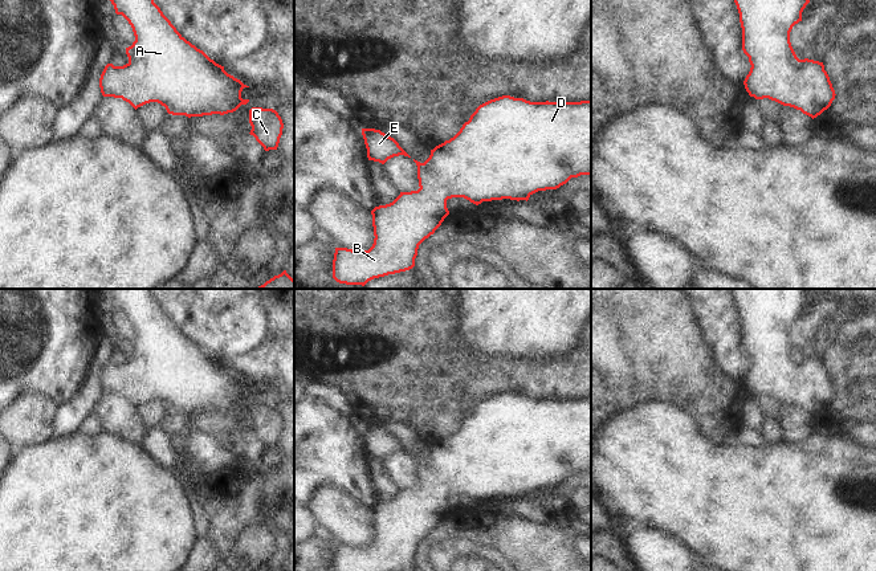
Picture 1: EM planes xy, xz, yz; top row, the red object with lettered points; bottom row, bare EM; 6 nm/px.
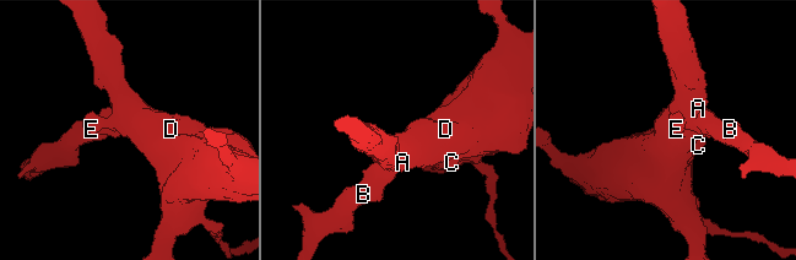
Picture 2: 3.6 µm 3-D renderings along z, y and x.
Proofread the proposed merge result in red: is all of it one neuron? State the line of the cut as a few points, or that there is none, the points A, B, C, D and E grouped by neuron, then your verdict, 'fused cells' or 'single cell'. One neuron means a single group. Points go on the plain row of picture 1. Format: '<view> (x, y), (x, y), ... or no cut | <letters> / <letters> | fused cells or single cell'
no cut | A B C D E | single cell

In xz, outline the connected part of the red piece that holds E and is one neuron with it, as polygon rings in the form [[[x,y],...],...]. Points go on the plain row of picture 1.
[[[362,425],[362,432],[367,445],[368,457],[379,458],[384,461],[388,456],[399,452],[411,454],[399,440],[375,425]]]

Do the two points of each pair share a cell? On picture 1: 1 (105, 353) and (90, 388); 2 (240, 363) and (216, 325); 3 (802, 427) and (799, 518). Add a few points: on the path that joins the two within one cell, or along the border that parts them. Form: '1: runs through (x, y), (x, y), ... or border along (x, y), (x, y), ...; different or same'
1: runs through (98, 362), (93, 379); same
2: border along (263, 341), (255, 349), (227, 358), (223, 362); different
3: border along (817, 427), (798, 441), (785, 441); different

